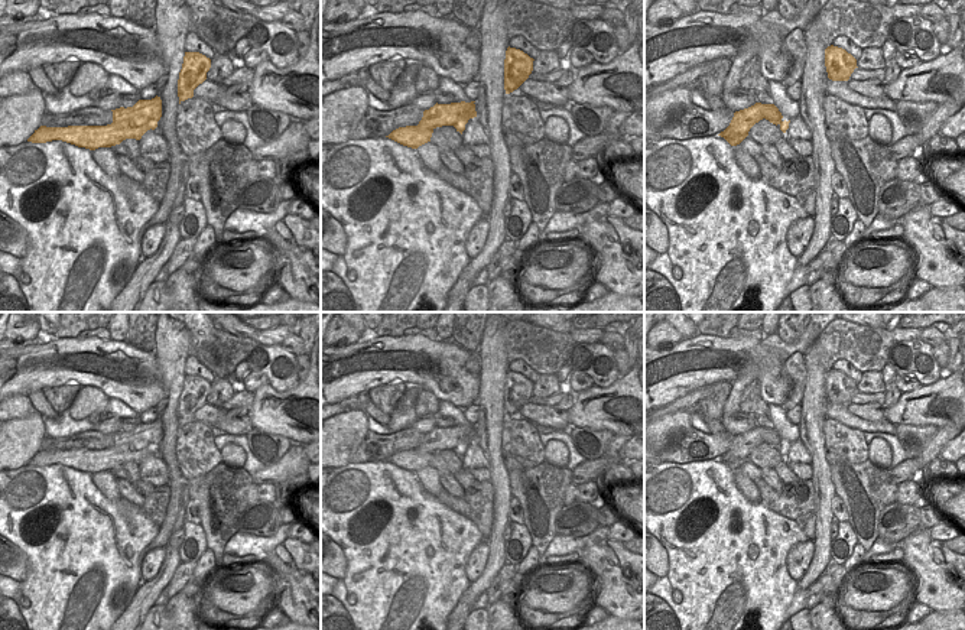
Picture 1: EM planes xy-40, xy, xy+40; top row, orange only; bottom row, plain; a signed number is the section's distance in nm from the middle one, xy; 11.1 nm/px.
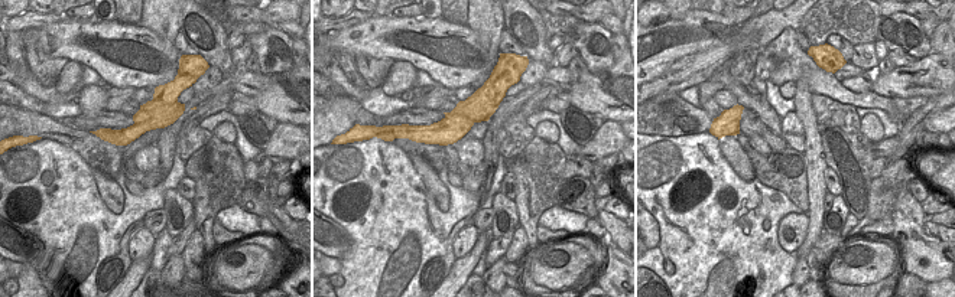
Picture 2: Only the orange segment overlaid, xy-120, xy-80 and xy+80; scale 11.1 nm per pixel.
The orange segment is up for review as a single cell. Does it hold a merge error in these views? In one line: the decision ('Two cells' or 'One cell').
Two cells.

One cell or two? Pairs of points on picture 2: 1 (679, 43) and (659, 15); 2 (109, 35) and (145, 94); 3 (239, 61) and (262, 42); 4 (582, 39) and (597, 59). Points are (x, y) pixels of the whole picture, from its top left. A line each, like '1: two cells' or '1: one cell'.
1: two cells
2: two cells
3: two cells
4: one cell

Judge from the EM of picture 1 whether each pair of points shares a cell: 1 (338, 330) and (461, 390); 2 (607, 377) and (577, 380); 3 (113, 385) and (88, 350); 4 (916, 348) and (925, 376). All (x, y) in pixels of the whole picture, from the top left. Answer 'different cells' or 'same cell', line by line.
1: different cells
2: different cells
3: same cell
4: same cell

